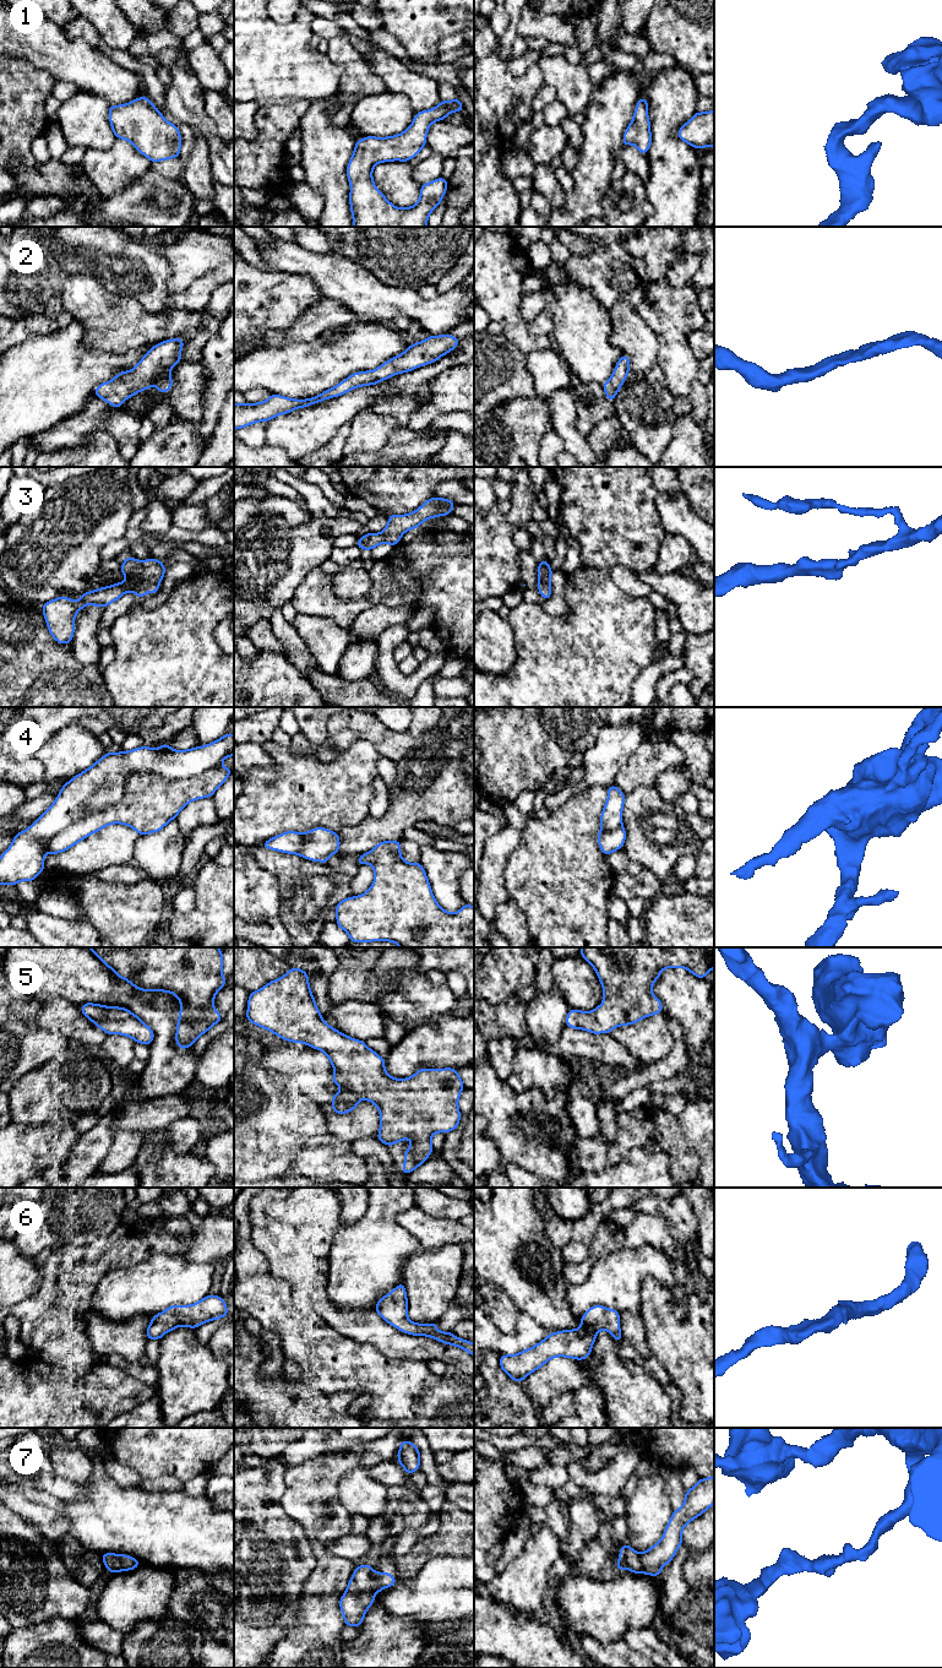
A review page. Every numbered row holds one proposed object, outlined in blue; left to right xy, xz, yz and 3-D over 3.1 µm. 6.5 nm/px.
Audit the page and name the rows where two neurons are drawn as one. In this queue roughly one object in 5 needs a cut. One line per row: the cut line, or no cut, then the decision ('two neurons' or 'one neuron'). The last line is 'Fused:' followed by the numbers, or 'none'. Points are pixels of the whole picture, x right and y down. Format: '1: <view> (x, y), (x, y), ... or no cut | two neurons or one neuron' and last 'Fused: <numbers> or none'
1: no cut | one neuron
2: no cut | one neuron
3: no cut | one neuron
4: xy (233, 749), (190, 777), (132, 772), (47, 851) | two neurons
5: no cut | one neuron
6: no cut | one neuron
7: no cut | one neuron
Fused: 4

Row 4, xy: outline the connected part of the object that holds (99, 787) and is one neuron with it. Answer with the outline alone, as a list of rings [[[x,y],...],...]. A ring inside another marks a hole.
[[[224,734],[218,740],[187,750],[160,752],[156,748],[141,746],[131,751],[107,752],[89,768],[65,783],[55,802],[28,828],[16,833],[11,846],[0,857],[0,885],[15,886],[20,881],[33,881],[44,870],[44,858],[49,841],[76,822],[83,814],[105,810],[120,803],[126,779],[132,773],[157,772],[170,779],[200,776],[219,765],[234,750],[234,734]]]

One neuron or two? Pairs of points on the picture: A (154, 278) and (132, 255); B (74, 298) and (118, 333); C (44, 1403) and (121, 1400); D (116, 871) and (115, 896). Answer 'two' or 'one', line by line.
A: one
B: one
C: one
D: two

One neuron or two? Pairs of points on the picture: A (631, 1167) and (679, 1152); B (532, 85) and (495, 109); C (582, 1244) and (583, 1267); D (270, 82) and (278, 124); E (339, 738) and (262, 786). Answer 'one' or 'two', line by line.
A: two
B: one
C: two
D: two
E: two

